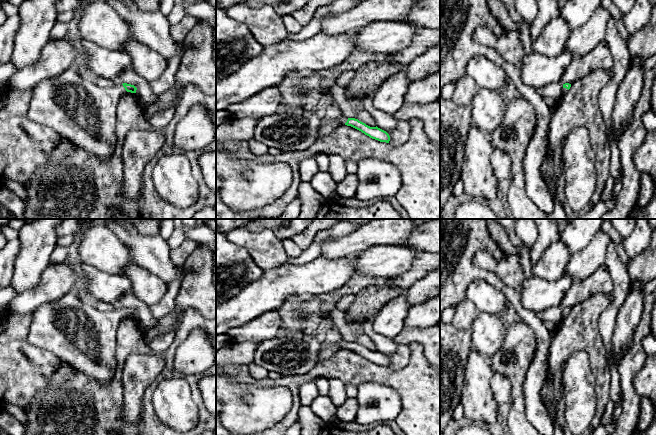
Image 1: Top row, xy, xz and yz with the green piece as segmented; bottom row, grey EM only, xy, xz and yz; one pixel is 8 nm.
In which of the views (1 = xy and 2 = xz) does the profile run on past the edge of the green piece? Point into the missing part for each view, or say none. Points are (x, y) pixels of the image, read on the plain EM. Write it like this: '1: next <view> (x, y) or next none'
1: next xy (83, 336)
2: next xz (342, 344)

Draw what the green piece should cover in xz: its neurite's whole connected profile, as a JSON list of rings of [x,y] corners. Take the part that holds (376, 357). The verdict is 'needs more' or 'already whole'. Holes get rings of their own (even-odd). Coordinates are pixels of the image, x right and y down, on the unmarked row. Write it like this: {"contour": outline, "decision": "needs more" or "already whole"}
{"contour": [[[342,339],[336,344],[336,347],[337,347],[337,350],[340,348],[351,350],[351,351],[361,355],[365,359],[369,360],[370,362],[378,364],[380,366],[389,367],[389,365],[390,365],[390,360],[386,355],[378,352],[377,350],[370,351],[370,350],[366,349],[365,347],[359,345],[358,343],[347,342],[344,339]]], "decision": "needs more"}

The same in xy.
{"contour": [[[74,292],[64,294],[57,301],[38,306],[33,311],[33,317],[26,341],[54,353],[61,360],[68,362],[73,368],[97,381],[108,382],[115,374],[117,331],[120,322],[127,316],[136,317],[134,309],[123,307],[110,312],[102,312],[85,303]]], "decision": "needs more"}

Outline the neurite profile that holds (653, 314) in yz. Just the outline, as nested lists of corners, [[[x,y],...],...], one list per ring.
[[[656,302],[651,312],[651,334],[656,339]]]

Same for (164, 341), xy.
[[[178,324],[175,328],[159,335],[157,339],[153,340],[149,344],[152,353],[160,354],[167,350],[173,344],[179,327],[180,324]]]

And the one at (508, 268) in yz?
[[[479,250],[474,258],[474,265],[494,272],[505,284],[520,291],[524,282],[523,268],[515,254],[503,254],[496,260],[488,250]]]

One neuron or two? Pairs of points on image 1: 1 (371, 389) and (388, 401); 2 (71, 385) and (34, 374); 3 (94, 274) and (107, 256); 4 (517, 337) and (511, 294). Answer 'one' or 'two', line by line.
1: one
2: two
3: two
4: two

